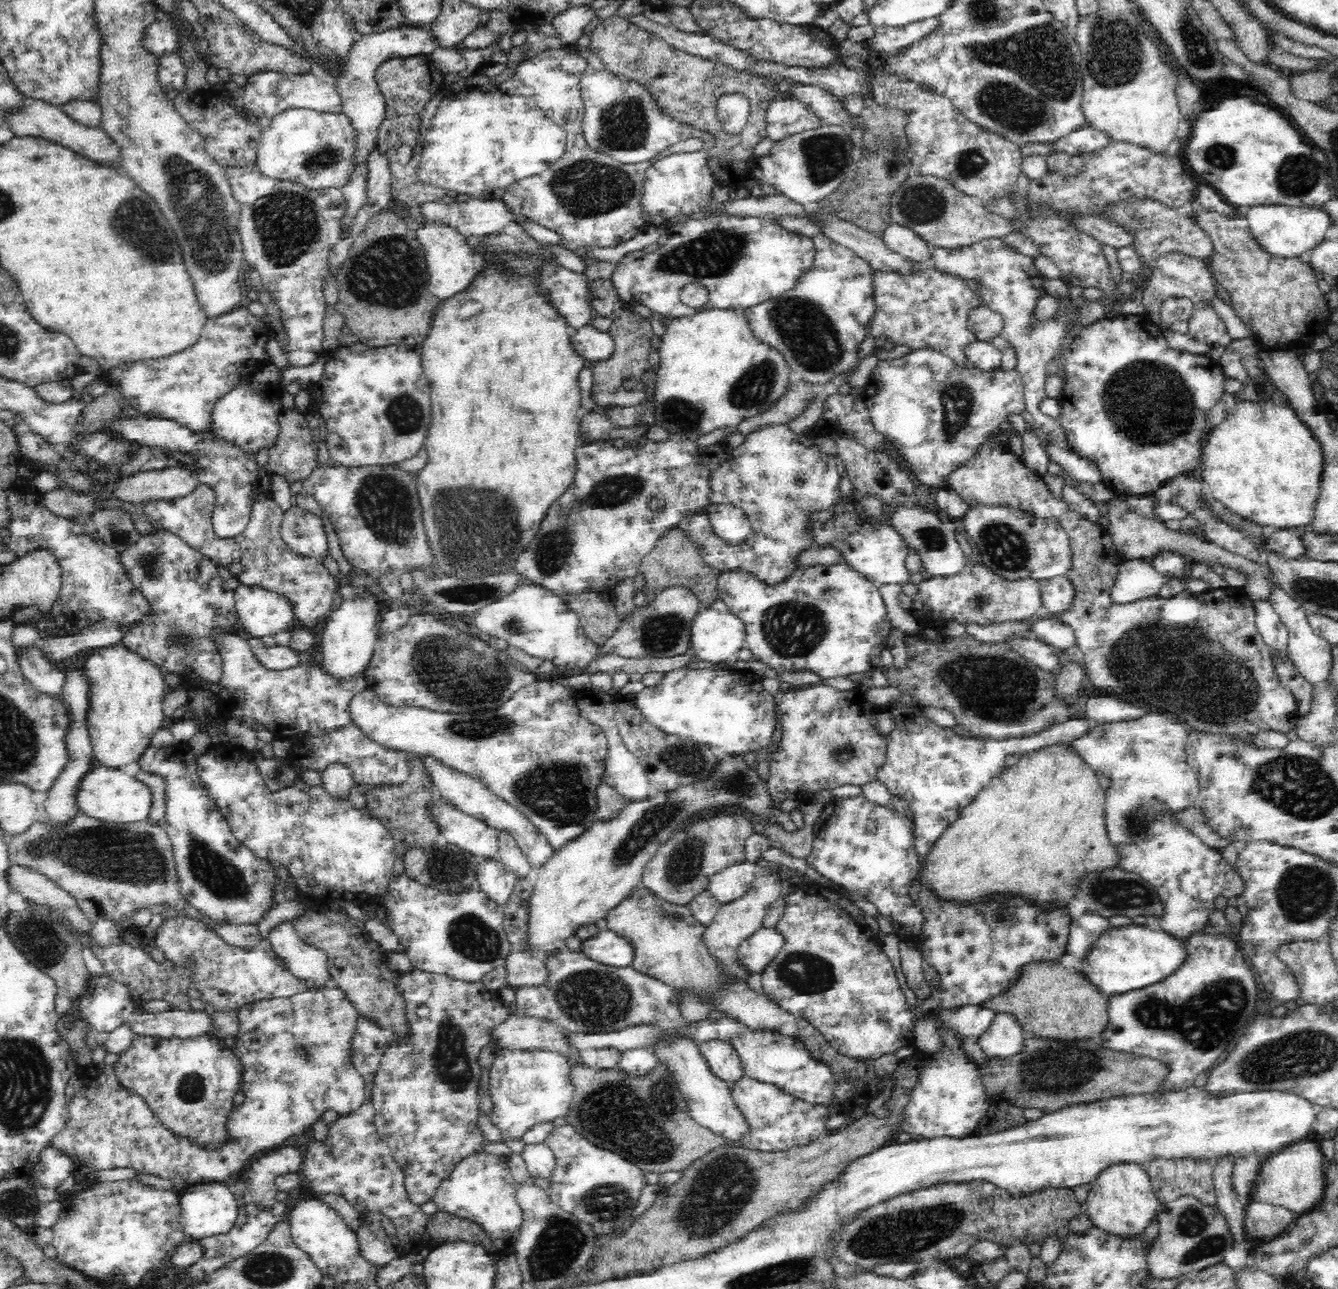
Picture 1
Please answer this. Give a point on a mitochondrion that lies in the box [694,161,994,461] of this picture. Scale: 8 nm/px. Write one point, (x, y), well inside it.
(810, 336)

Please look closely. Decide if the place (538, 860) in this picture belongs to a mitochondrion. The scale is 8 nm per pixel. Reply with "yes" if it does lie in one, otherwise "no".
no

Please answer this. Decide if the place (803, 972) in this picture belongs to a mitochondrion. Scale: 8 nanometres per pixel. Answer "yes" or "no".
yes

